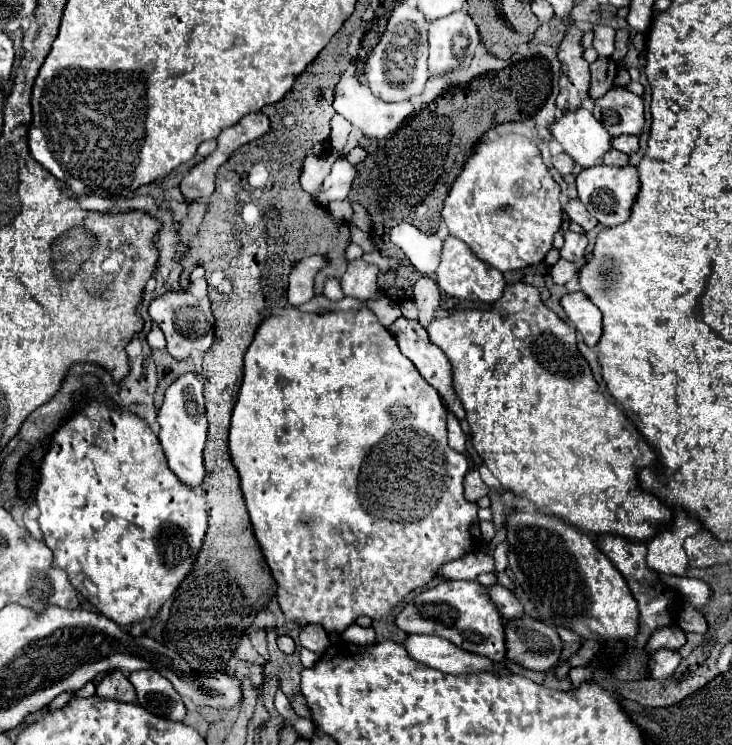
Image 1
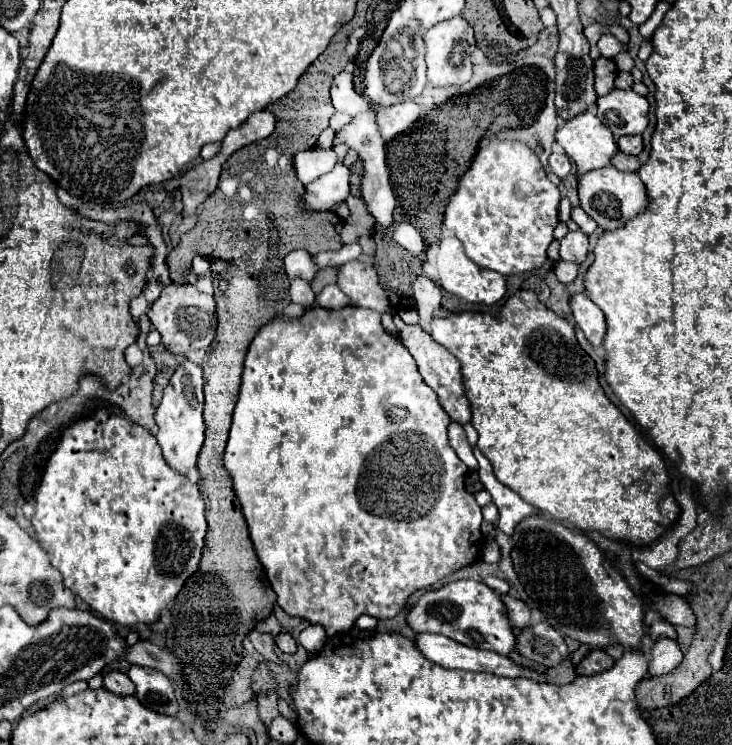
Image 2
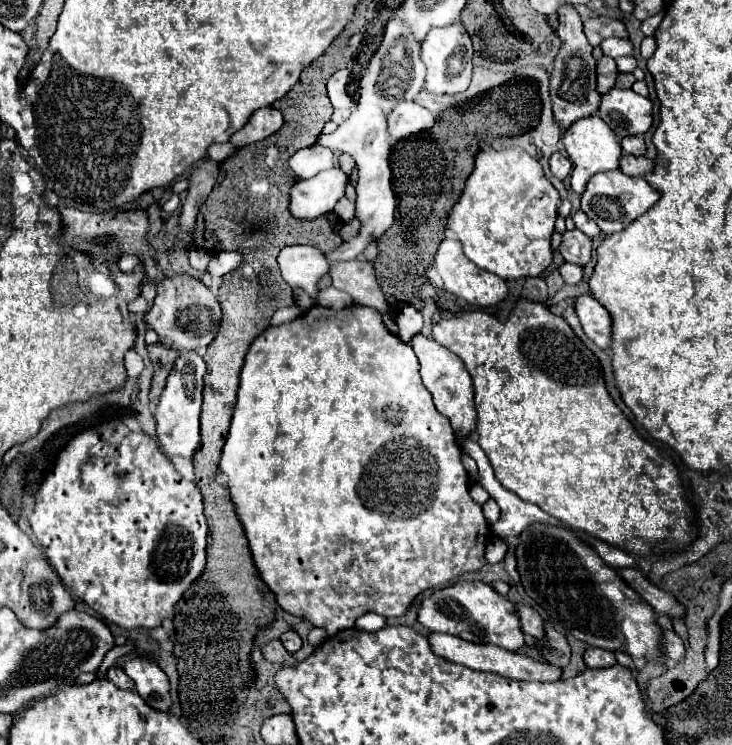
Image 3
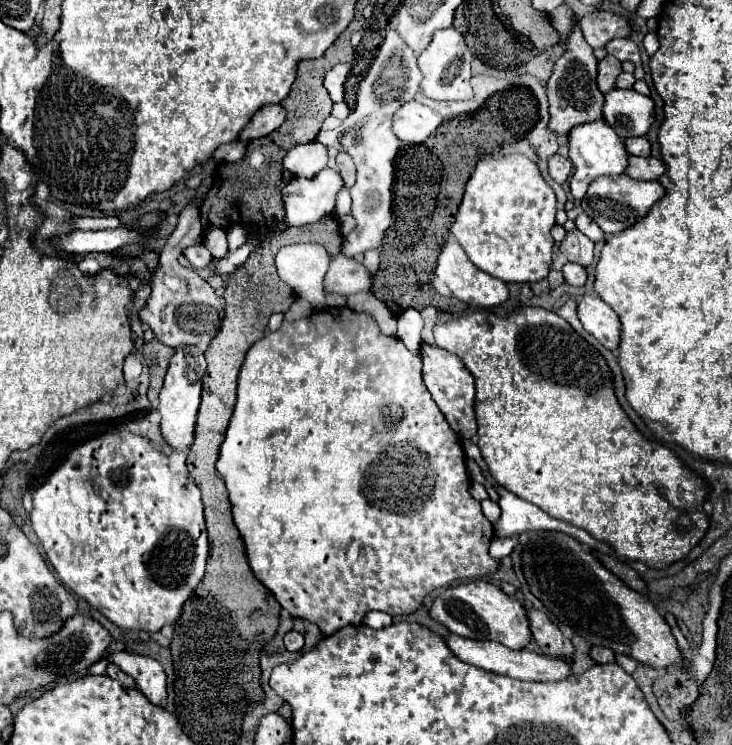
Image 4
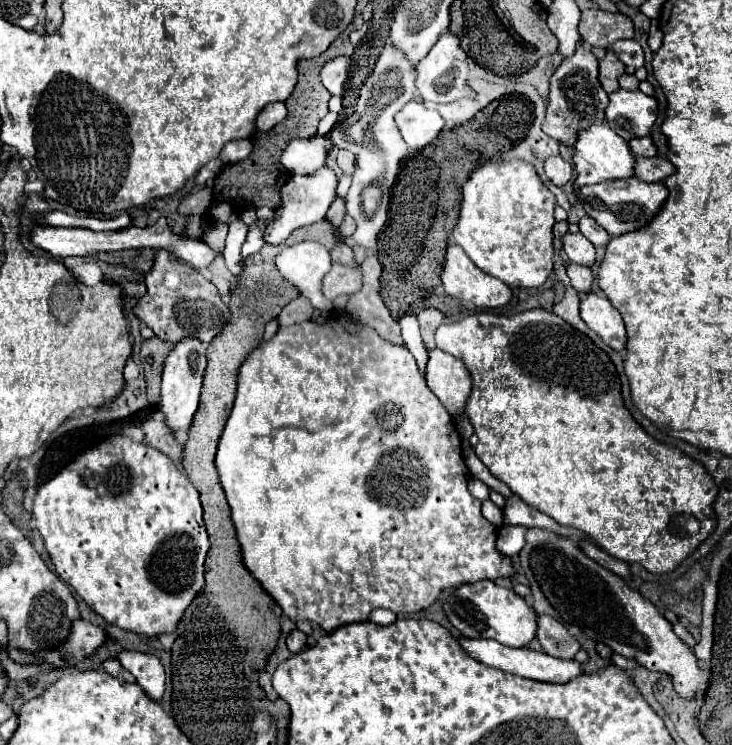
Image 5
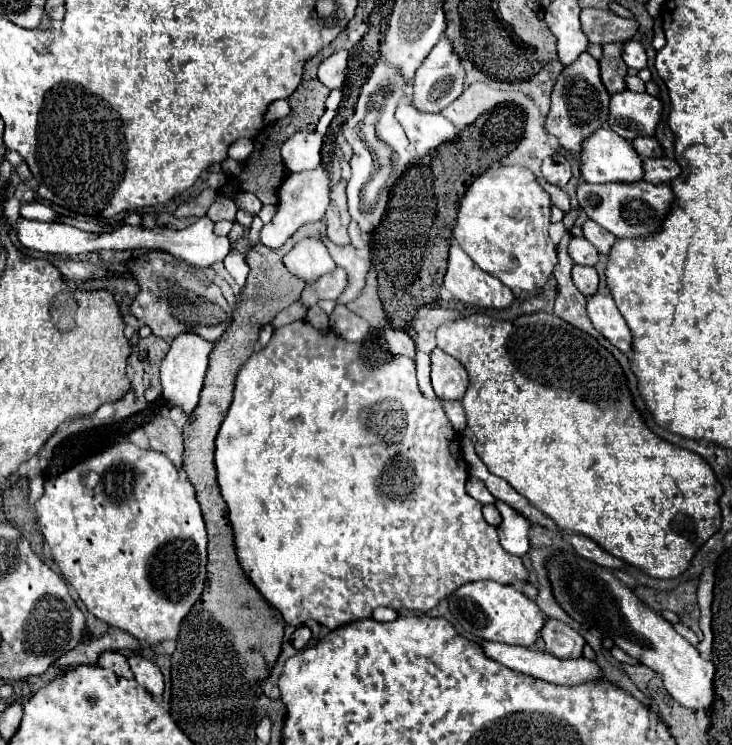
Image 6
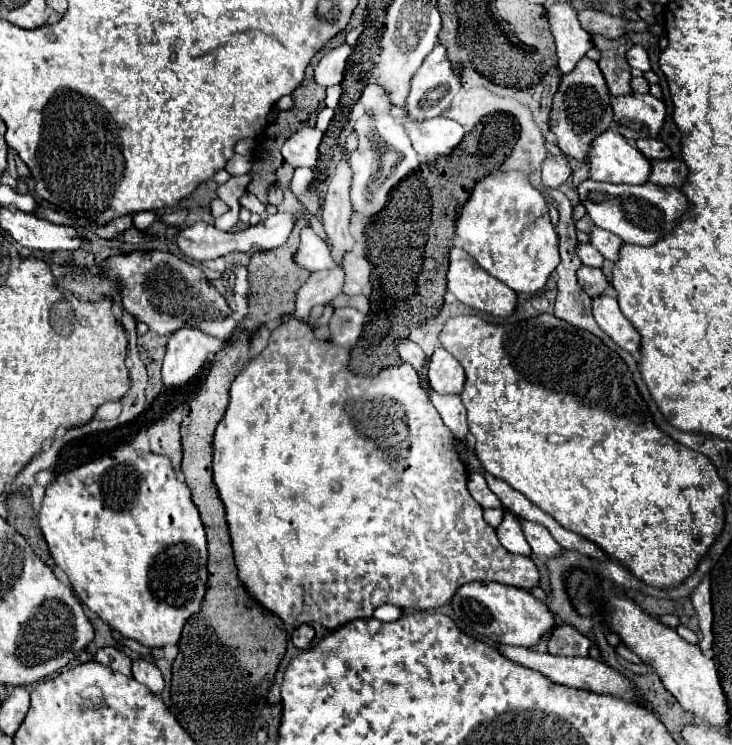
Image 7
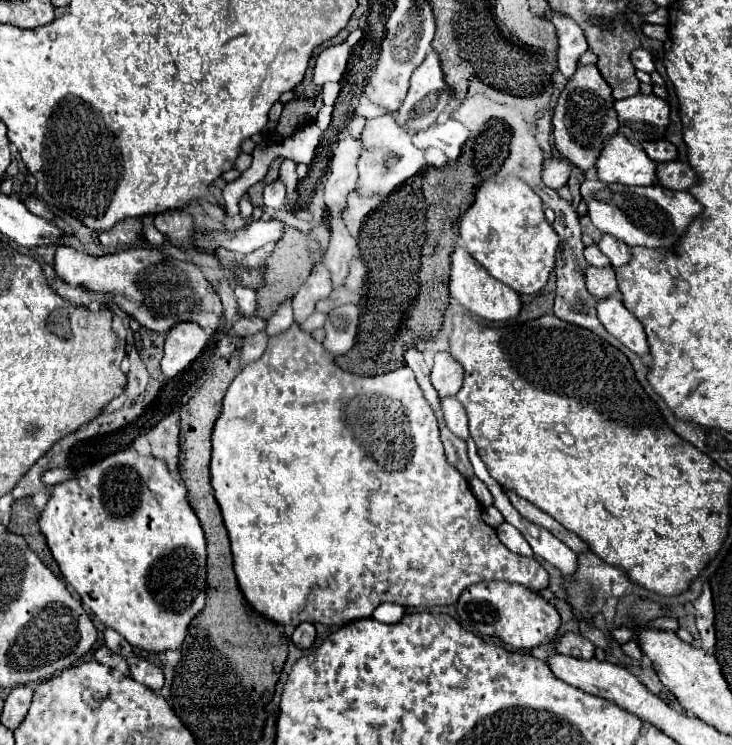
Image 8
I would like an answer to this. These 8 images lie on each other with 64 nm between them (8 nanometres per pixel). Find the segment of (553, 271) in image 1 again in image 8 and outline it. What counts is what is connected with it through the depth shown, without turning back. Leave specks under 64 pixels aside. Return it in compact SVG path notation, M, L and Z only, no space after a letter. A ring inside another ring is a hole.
M588 266L584 270L584 280L586 280L588 292L594 298L598 298L598 300L602 300L608 294L614 294L618 290L614 268L594 268L594 266Z

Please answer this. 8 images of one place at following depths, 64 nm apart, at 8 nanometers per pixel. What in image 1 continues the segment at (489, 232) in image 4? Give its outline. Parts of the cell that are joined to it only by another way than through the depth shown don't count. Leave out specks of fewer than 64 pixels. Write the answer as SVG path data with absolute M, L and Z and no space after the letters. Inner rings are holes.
M502 134L494 140L480 140L466 160L460 176L452 182L452 188L444 200L442 218L448 224L452 236L466 242L476 256L500 272L518 270L544 260L552 248L552 238L562 224L560 186L550 176L542 162L540 148L522 134Z

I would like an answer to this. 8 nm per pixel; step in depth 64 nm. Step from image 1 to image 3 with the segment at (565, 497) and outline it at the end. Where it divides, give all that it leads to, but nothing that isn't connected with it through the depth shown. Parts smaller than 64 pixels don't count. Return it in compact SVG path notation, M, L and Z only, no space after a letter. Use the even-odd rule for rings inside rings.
M520 298L516 302L516 306L510 310L506 322L500 322L490 314L482 314L480 310L474 310L474 312L464 312L464 314L458 314L458 316L452 316L452 318L432 324L432 332L434 332L434 340L440 342L440 346L448 348L458 358L462 358L468 374L472 376L474 404L476 404L476 412L478 412L476 430L480 434L478 444L486 452L486 456L494 468L494 474L504 488L516 492L522 500L528 500L528 502L544 508L544 512L562 520L564 524L570 524L572 528L578 528L578 530L582 530L594 538L600 538L608 544L614 544L618 548L632 550L638 556L650 556L654 546L666 548L666 552L672 552L676 548L684 548L688 542L692 542L696 538L696 524L694 524L694 516L692 516L694 506L686 500L686 492L684 492L682 482L678 478L678 470L674 468L674 464L670 460L666 460L666 464L664 464L664 456L660 454L660 450L654 444L648 444L644 438L640 438L636 428L622 414L622 410L612 402L596 356L576 338L570 324L562 316L552 314L540 302Z

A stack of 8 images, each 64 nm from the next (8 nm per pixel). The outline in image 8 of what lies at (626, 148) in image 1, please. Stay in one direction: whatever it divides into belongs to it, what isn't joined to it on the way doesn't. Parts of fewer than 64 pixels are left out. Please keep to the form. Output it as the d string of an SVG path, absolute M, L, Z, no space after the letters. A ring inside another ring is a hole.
M654 140L654 142L644 142L642 144L644 152L654 160L654 162L670 162L676 158L676 148L666 142L666 140Z

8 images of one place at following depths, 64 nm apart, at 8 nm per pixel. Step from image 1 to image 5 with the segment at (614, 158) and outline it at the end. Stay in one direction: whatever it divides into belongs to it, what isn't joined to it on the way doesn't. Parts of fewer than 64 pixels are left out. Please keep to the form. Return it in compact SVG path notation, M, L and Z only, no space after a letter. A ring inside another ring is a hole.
M636 158L636 168L634 168L634 176L638 180L644 182L660 182L664 178L668 178L674 172L674 166L666 160L666 158Z

